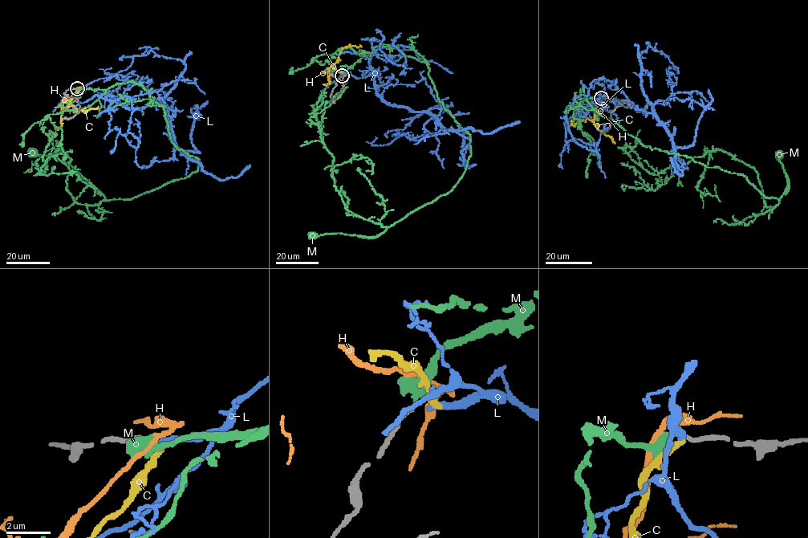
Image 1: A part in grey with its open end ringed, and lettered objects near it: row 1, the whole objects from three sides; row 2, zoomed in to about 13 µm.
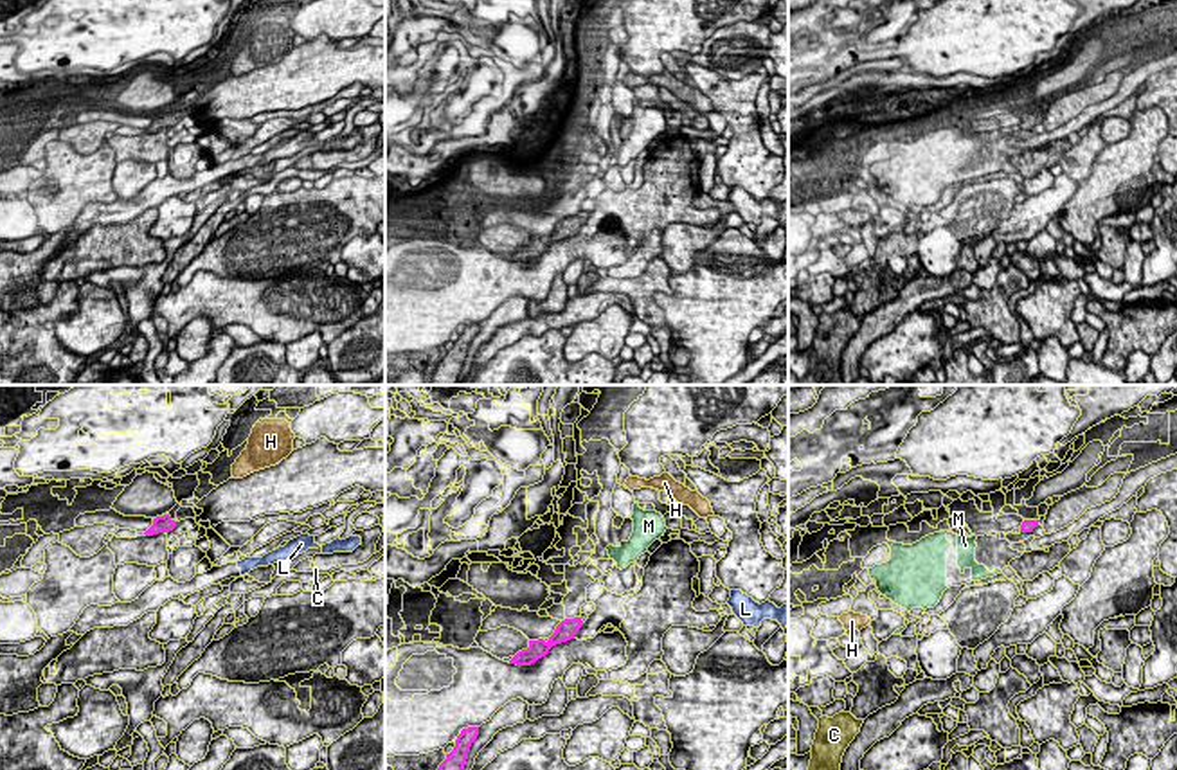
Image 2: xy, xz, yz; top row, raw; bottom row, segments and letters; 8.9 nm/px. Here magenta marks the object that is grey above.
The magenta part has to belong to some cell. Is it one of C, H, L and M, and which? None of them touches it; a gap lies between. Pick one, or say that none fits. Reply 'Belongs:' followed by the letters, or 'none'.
Belongs: none

